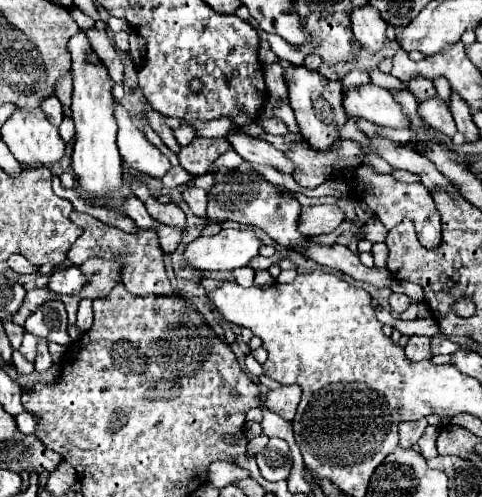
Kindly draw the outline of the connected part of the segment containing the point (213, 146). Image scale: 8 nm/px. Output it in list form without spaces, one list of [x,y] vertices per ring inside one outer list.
[[[195,137],[189,145],[179,149],[179,163],[183,169],[187,169],[191,175],[205,175],[209,173],[213,161],[231,149],[231,143],[227,139],[207,139],[207,137]]]

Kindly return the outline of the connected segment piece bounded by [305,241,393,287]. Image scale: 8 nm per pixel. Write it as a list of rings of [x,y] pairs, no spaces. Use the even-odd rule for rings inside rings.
[[[307,241],[305,247],[305,255],[313,261],[317,261],[319,265],[331,269],[331,271],[341,271],[343,275],[349,275],[351,279],[359,281],[359,283],[369,283],[375,287],[391,287],[391,273],[387,269],[381,267],[365,267],[359,261],[359,255],[351,253],[345,245],[319,245],[313,241]]]

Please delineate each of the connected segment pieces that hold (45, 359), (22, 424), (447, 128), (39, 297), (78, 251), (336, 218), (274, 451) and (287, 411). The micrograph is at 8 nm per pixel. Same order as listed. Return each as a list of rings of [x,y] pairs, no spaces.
[[[41,339],[37,345],[37,359],[35,359],[35,371],[45,373],[51,367],[51,355],[47,351],[47,341]]]
[[[23,411],[21,415],[17,415],[15,417],[15,421],[17,421],[17,427],[19,427],[19,431],[21,433],[35,433],[35,427],[37,427],[37,423],[33,421],[33,417],[31,417],[31,413],[27,413],[27,411]]]
[[[431,97],[431,99],[421,101],[419,103],[419,115],[429,127],[433,127],[433,129],[437,129],[449,137],[453,137],[453,133],[457,131],[449,107],[439,97]]]
[[[33,289],[33,291],[27,291],[25,295],[25,301],[21,305],[21,309],[15,313],[13,321],[17,325],[23,325],[25,319],[43,303],[43,301],[49,301],[49,297],[53,297],[53,291],[45,291],[45,289]]]
[[[71,213],[71,221],[79,227],[83,227],[83,235],[75,241],[71,253],[67,255],[77,267],[83,265],[83,261],[87,261],[87,257],[115,257],[119,255],[123,261],[123,285],[135,293],[135,295],[173,295],[173,287],[171,281],[167,277],[165,265],[163,265],[163,251],[159,247],[159,239],[155,231],[143,231],[139,229],[135,235],[129,235],[121,229],[109,227],[105,223],[101,223],[99,219],[87,215],[87,213]]]
[[[337,205],[305,207],[299,217],[299,229],[311,237],[315,233],[333,233],[345,221],[345,213]]]
[[[269,439],[267,447],[261,453],[257,453],[255,459],[257,459],[263,479],[267,479],[267,481],[287,479],[289,471],[293,467],[289,445],[283,439]]]
[[[281,385],[279,389],[271,389],[265,393],[265,405],[291,421],[295,417],[297,405],[301,399],[301,387],[299,385]]]

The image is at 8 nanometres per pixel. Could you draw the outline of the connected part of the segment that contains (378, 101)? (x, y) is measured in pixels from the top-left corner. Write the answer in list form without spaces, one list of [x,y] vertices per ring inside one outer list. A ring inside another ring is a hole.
[[[367,83],[349,89],[343,95],[343,99],[345,99],[343,107],[349,117],[363,117],[377,125],[395,127],[395,129],[403,129],[411,125],[403,107],[397,103],[395,95],[389,89]]]

